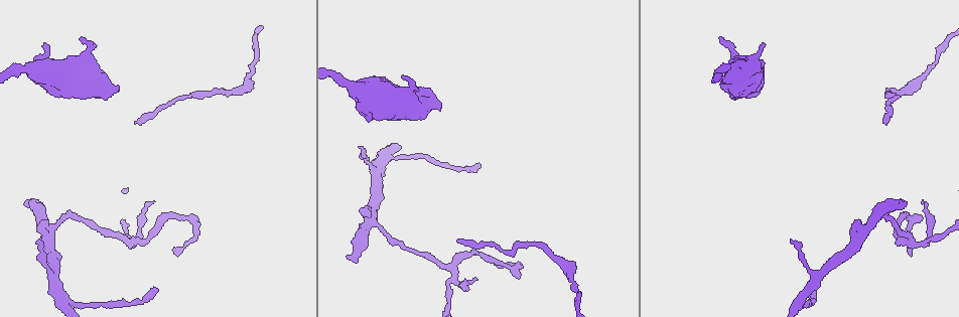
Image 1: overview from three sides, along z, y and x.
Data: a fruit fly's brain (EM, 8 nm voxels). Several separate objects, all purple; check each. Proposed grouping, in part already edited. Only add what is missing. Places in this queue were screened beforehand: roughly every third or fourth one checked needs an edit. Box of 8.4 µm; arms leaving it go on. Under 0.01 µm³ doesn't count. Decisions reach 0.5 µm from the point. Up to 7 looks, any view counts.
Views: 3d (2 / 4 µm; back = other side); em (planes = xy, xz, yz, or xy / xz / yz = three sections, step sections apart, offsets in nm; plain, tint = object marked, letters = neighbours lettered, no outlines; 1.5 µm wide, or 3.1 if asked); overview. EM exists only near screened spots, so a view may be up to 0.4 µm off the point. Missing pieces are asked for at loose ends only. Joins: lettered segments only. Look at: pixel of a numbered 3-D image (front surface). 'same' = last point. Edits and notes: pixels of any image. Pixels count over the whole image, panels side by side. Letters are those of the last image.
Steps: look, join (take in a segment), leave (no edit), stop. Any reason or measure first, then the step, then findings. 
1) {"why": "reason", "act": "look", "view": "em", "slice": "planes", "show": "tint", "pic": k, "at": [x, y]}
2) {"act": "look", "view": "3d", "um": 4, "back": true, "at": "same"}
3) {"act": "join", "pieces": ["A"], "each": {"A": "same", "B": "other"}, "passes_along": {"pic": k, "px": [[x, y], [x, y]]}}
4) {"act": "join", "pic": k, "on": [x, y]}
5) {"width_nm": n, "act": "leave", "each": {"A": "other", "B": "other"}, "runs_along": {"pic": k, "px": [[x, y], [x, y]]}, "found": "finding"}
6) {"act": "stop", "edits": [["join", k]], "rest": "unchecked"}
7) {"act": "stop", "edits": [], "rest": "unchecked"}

{"why": "tapers out", "act": "look", "view": "3d", "um": 2, "pic": 1, "at": [884, 124]}

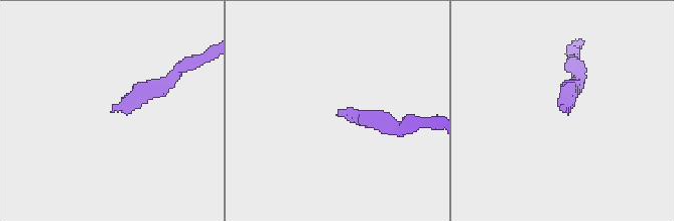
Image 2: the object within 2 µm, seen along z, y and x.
{"why": "now the EM", "act": "look", "view": "em", "slice": "planes", "show": "letters", "pic": 2, "at": [560, 108]}

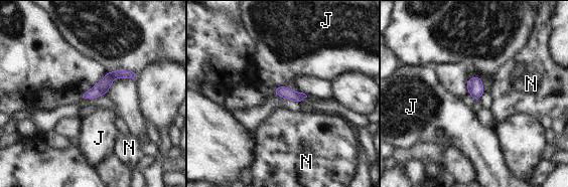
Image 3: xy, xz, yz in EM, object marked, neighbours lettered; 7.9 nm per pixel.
{"width_nm": 100, "act": "leave", "each": {"J": "other", "N": "other"}, "found": "no lettered segment goes on from it"}

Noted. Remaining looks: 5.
{"why": "free end", "act": "look", "view": "em", "slice": "xz", "step": 4, "show": "letters", "pic": 1, "at": [899, 201]}

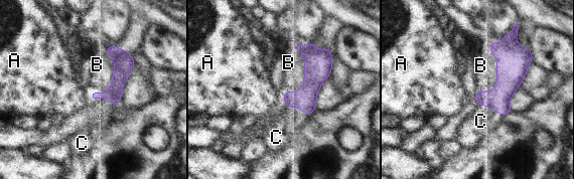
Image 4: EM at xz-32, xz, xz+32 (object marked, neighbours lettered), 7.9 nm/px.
{"act": "look", "view": "em", "slice": "planes", "show": "letters", "at": "same"}

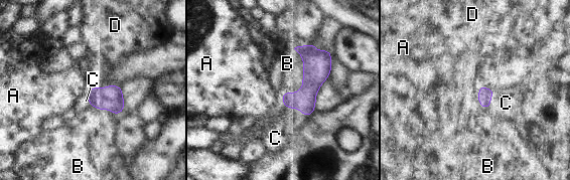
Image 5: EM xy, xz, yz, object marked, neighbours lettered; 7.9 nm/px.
{"act": "join", "pieces": ["C"], "each": {"A": "other", "B": "other", "C": "same", "D": "other"}, "passes_along": {"pic": 5, "px": [[305, 99], [295, 108], [278, 134]]}, "found": "the neuron continues"}

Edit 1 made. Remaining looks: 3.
{"act": "look", "view": "3d", "um": 4, "pic": 1, "at": [44, 44]}

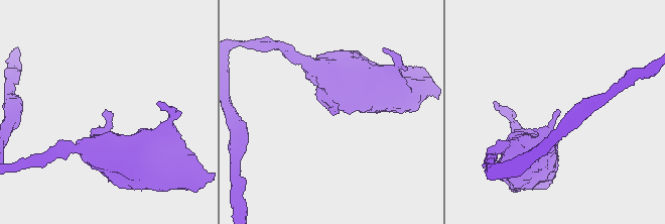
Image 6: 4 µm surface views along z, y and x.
{"why": "now the EM", "act": "look", "view": "em", "slice": "yz", "step": 8, "show": "letters", "pic": 6, "at": [331, 112]}

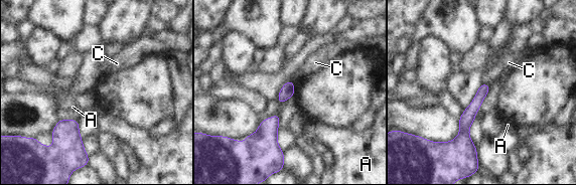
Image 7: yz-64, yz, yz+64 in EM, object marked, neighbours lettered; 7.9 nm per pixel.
{"act": "leave", "each": {"A": "other", "C": "other"}, "found": "no lettered segment goes on from it"}

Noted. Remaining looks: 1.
{"act": "stop", "edits": [["join", 5]], "rest": "unchecked"}

